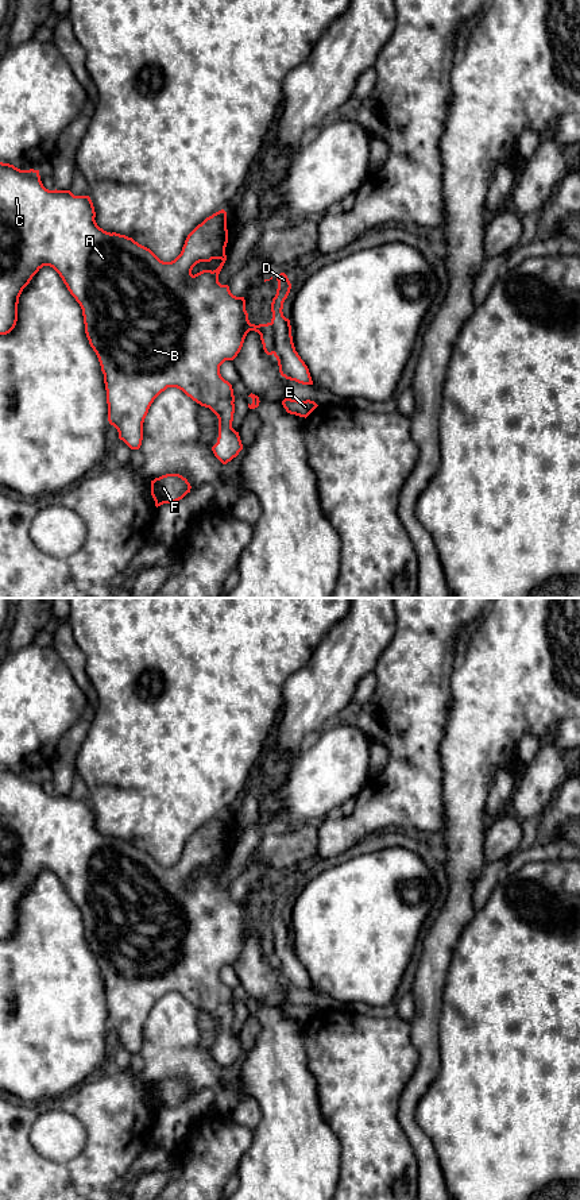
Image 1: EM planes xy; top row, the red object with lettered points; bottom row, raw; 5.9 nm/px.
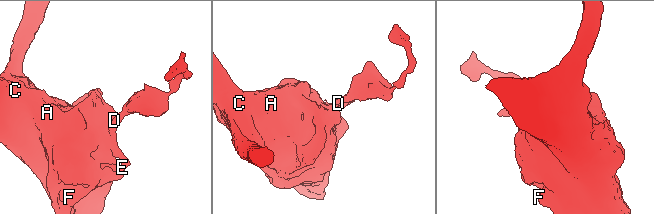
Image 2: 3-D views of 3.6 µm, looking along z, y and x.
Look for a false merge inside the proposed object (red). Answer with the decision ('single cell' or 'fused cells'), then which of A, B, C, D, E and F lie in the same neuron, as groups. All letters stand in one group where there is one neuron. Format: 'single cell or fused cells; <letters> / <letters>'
fused cells; A B C F / D E

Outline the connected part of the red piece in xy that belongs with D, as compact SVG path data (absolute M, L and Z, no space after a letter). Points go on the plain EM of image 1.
M285 877L277 881L278 894L271 907L271 930L274 935L274 961L278 965L279 977L290 985L302 989L313 989L310 977L305 966L295 956L290 925L283 921L283 907L287 903L291 888Z

